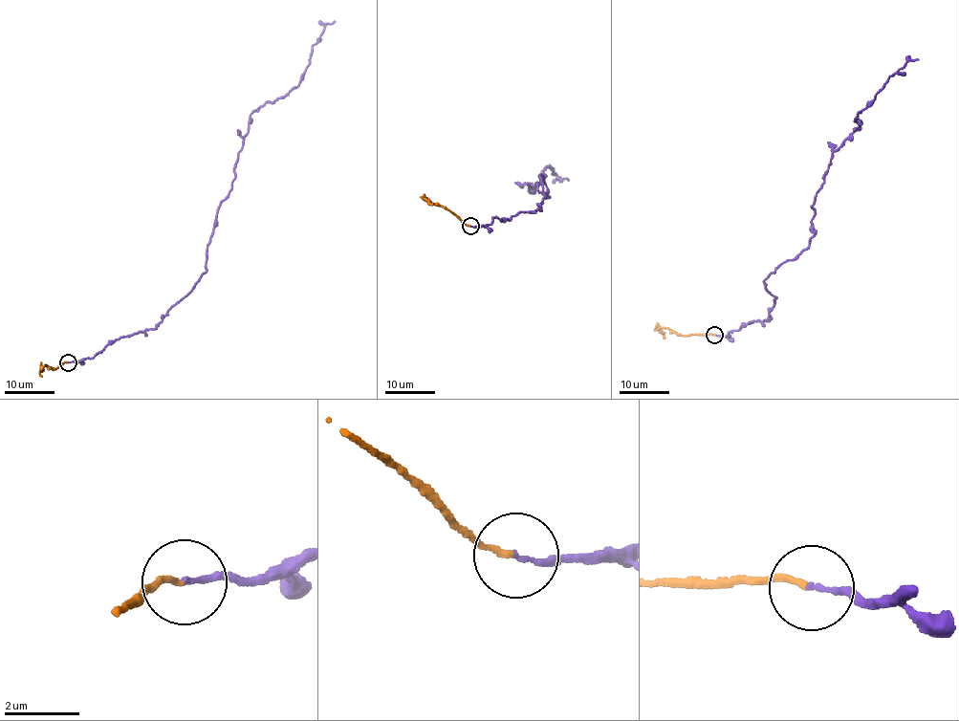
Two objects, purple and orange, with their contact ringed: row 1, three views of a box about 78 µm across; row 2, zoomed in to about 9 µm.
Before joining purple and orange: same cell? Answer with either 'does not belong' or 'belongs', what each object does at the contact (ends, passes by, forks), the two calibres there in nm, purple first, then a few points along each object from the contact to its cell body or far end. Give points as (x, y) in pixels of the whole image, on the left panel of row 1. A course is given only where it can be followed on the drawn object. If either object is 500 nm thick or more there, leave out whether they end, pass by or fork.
does not belong; purple ends there; orange ends there; 130 nm thick on the purple side, 130 nm on the other; purple runs (68, 362), (155, 329), (202, 276), (251, 114), (298, 84), (324, 25), (335, 21); orange runs (67, 362), (53, 369), (43, 366), (41, 377)

